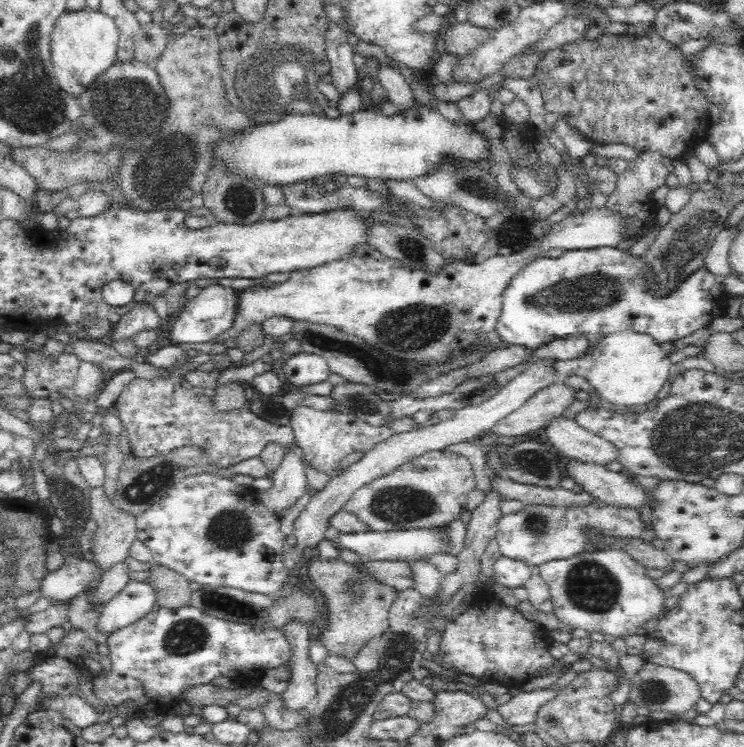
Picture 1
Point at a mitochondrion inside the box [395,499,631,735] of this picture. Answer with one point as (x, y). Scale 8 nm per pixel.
(590, 585)

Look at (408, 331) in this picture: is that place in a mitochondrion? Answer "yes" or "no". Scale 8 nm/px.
yes

